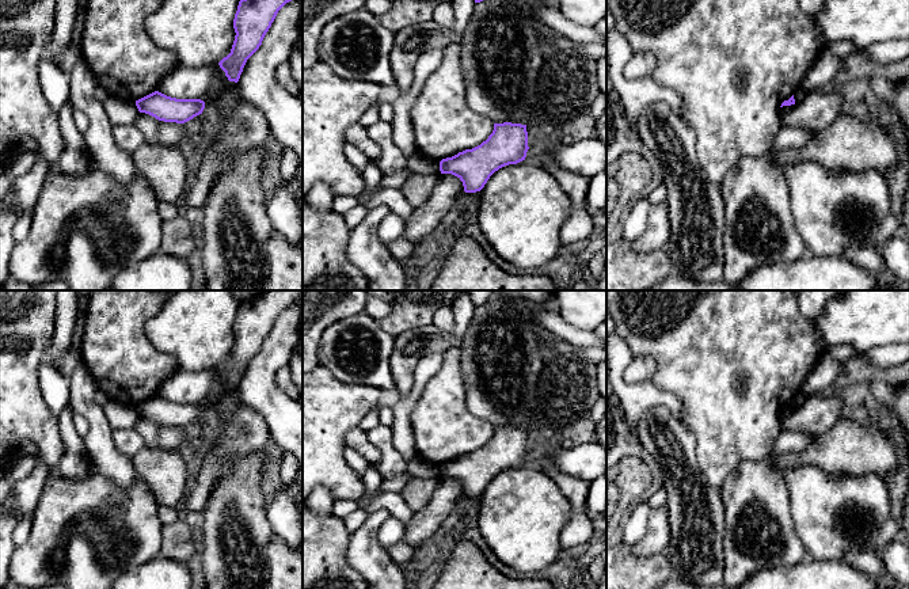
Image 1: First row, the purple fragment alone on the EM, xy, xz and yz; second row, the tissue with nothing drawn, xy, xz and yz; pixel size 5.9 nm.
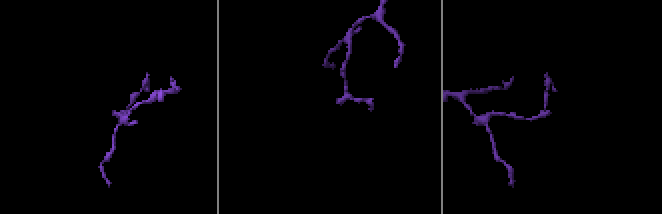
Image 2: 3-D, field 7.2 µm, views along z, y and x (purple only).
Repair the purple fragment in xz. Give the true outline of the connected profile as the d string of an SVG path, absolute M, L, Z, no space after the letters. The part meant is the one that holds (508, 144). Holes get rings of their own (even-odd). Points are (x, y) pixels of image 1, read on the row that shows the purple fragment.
M494 124L494 130L480 145L440 162L441 174L457 176L465 193L480 191L499 168L517 164L528 152L526 125Z

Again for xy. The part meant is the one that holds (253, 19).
M240 0L233 19L235 41L231 53L218 65L229 81L237 83L247 60L259 49L278 11L292 0Z

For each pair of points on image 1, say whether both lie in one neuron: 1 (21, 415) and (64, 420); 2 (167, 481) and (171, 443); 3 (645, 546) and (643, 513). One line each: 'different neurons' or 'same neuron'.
1: different neurons
2: different neurons
3: different neurons

